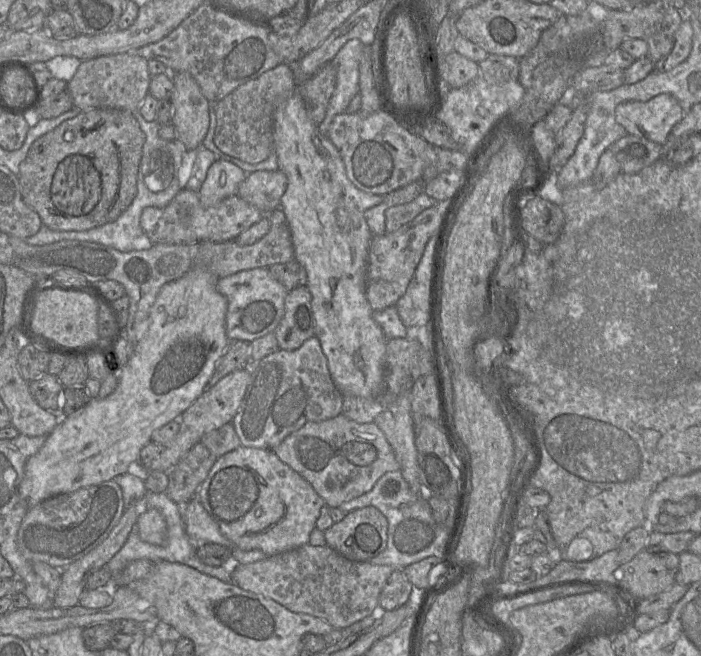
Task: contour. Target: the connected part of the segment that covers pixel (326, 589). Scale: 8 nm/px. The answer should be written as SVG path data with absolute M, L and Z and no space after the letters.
M312 546L267 556L250 564L232 565L232 582L244 590L273 599L288 610L321 618L344 630L379 611L380 592L395 569L388 565L348 560L332 548Z

